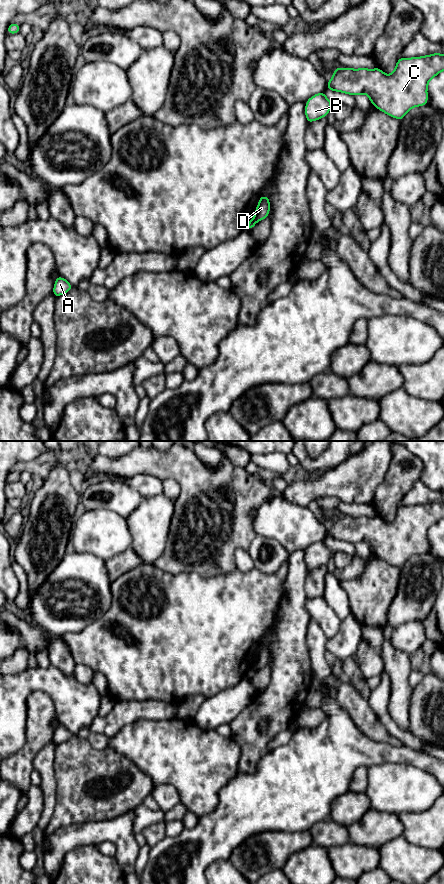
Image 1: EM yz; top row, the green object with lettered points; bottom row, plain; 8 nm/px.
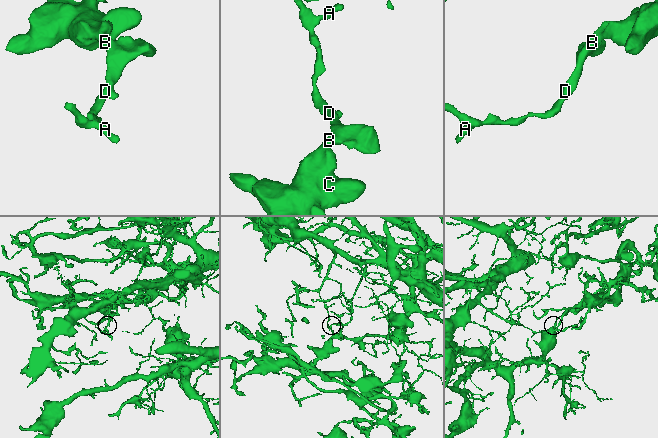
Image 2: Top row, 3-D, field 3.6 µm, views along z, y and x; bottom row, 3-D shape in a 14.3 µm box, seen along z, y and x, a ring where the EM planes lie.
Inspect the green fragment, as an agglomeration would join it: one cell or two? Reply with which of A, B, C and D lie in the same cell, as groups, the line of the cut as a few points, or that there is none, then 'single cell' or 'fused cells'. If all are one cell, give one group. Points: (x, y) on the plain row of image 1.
A / B C D | yz (253, 665), (255, 670) | fused cells

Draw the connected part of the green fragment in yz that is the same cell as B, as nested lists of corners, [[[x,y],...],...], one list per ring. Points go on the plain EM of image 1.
[[[324,539],[313,543],[306,549],[305,563],[308,572],[327,565],[333,551],[325,544]]]

